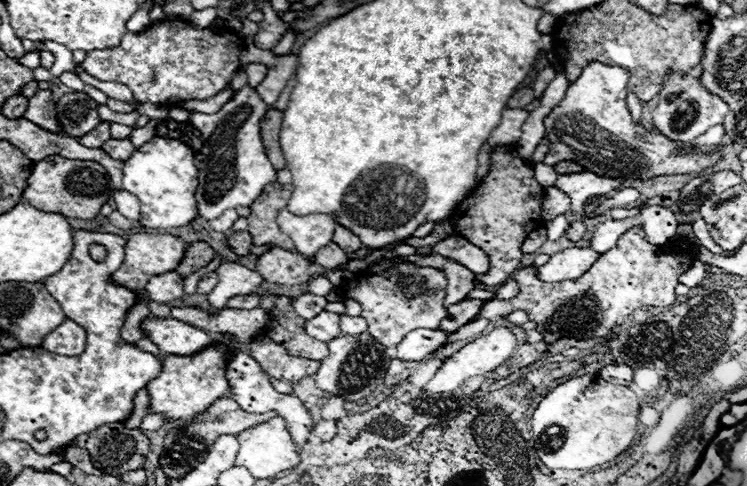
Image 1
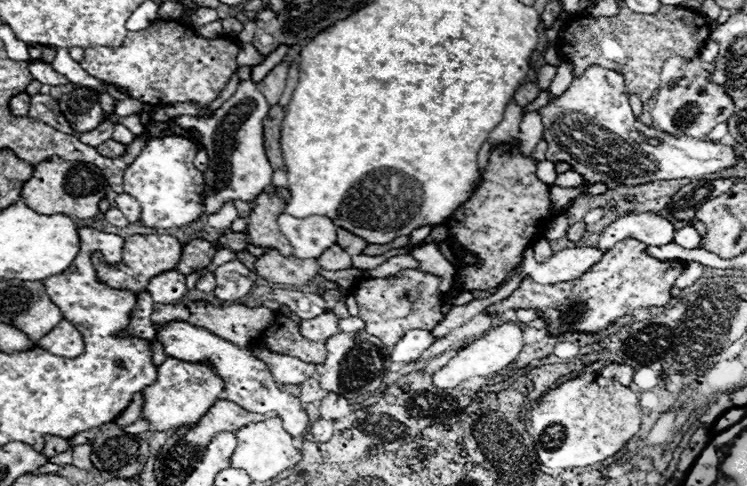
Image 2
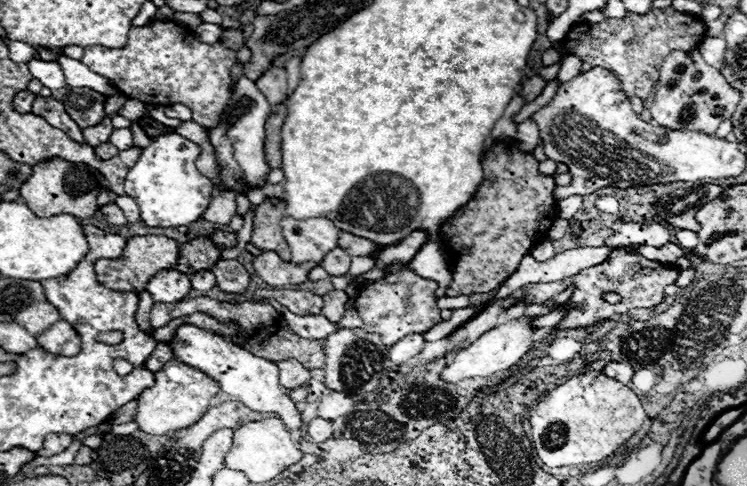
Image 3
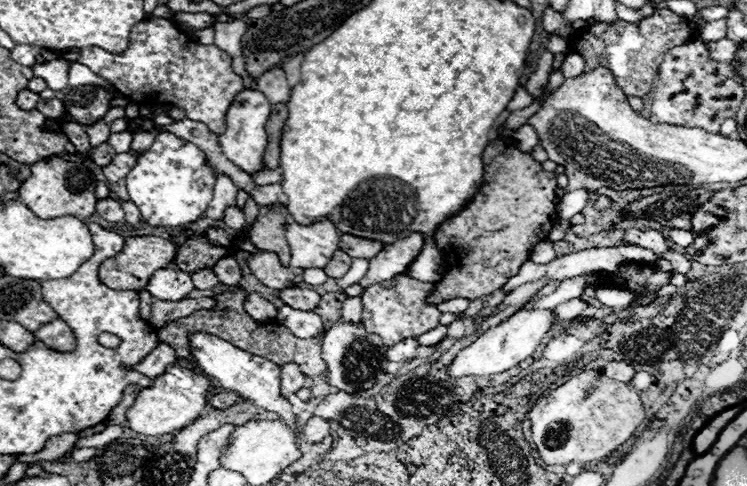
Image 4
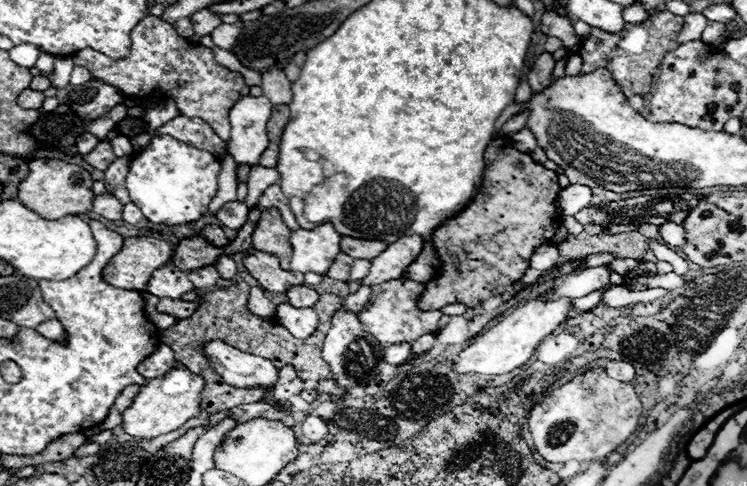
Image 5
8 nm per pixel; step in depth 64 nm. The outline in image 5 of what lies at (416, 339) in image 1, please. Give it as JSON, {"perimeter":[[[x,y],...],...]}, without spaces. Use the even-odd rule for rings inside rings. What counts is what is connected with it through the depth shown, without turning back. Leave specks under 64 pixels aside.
{"perimeter":[[[390,344],[384,350],[384,362],[388,364],[404,364],[410,358],[410,344]]]}

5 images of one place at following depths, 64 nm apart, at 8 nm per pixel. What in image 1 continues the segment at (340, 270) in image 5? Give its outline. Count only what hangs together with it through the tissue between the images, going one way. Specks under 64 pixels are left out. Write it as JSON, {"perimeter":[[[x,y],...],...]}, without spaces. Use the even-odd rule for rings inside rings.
{"perimeter":[[[332,242],[332,244],[328,244],[324,250],[320,250],[320,252],[314,256],[314,260],[316,260],[320,266],[332,270],[332,268],[338,268],[338,266],[346,264],[346,262],[348,262],[348,254],[344,254],[344,252],[340,250],[340,246],[336,246],[336,244]]]}

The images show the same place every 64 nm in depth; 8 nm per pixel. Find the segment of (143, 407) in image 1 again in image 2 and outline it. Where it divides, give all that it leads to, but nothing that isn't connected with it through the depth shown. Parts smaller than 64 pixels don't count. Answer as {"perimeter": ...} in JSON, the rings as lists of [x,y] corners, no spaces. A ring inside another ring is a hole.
{"perimeter":[[[136,394],[134,400],[132,400],[132,404],[114,420],[114,424],[118,424],[118,426],[128,426],[128,424],[136,422],[136,420],[140,418],[140,410],[142,410],[142,394]]]}

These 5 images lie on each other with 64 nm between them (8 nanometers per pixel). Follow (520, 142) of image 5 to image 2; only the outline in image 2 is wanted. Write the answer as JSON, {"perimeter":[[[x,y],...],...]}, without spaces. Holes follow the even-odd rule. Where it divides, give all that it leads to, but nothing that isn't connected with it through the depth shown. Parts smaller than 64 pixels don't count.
{"perimeter":[[[530,112],[520,122],[520,134],[518,134],[518,148],[524,156],[532,156],[536,144],[542,140],[542,122],[538,112]]]}

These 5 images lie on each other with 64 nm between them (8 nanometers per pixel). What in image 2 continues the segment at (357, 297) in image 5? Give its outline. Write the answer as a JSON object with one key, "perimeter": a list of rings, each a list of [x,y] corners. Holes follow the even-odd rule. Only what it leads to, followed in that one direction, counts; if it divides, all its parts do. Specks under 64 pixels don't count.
{"perimeter":[[[350,316],[350,318],[340,320],[338,326],[340,326],[342,332],[358,332],[358,330],[364,328],[364,322],[362,322],[358,316]]]}

